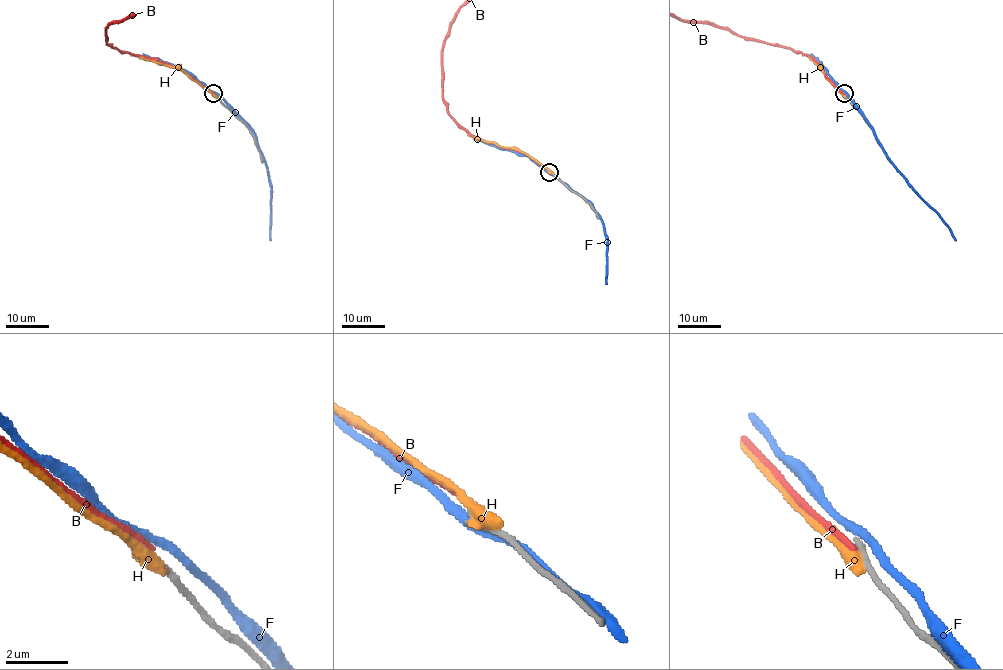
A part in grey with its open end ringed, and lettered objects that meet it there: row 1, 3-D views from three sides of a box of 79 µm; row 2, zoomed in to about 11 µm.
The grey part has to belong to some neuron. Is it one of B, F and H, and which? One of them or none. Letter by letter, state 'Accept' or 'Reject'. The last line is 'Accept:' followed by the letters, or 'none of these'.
B: Reject
F: Reject
H: Reject
Accept: none of these

